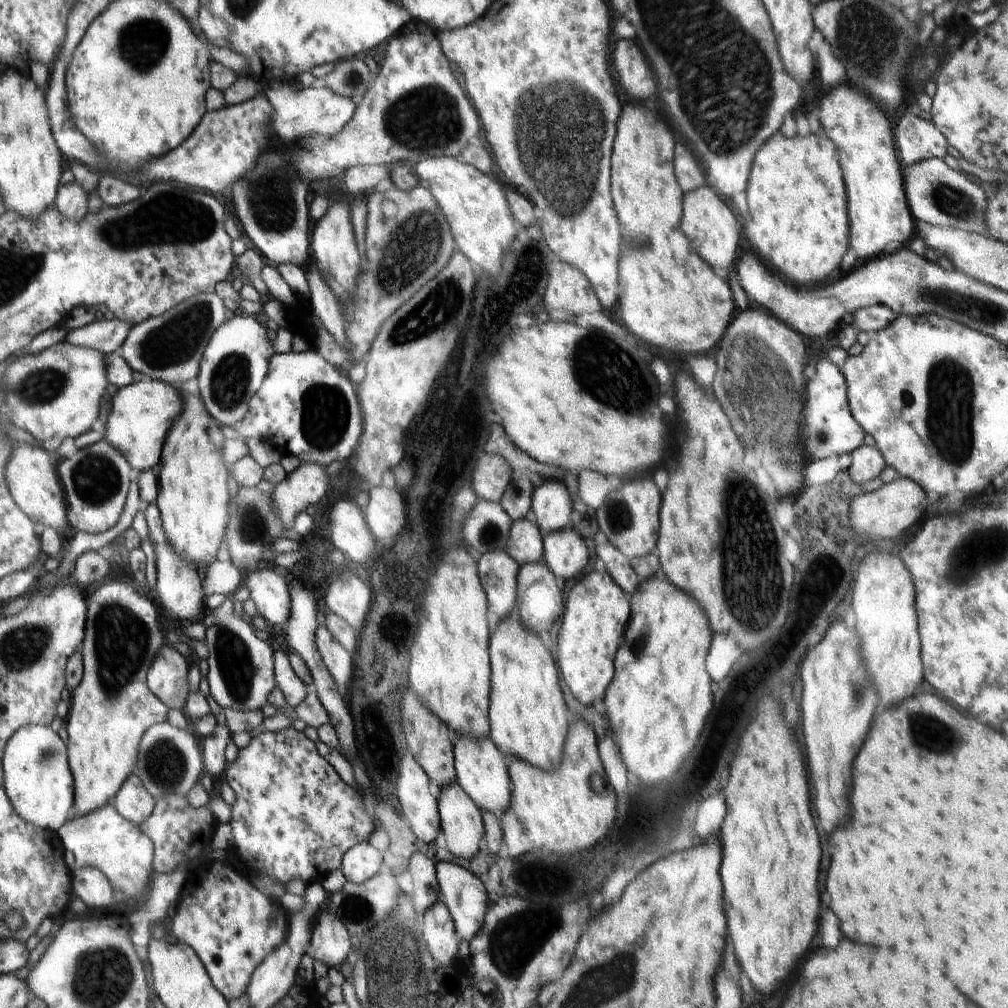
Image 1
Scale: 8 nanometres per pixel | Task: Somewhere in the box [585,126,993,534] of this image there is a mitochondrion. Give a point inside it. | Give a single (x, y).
(756, 375)

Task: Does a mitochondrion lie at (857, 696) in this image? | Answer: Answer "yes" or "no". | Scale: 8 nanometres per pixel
yes

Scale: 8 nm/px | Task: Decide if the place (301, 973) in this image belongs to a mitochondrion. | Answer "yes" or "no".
no

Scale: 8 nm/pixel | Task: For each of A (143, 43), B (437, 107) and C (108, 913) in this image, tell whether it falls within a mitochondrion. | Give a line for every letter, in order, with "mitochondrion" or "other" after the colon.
A: mitochondrion
B: mitochondrion
C: other

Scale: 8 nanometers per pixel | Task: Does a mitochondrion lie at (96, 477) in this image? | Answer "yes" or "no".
yes

